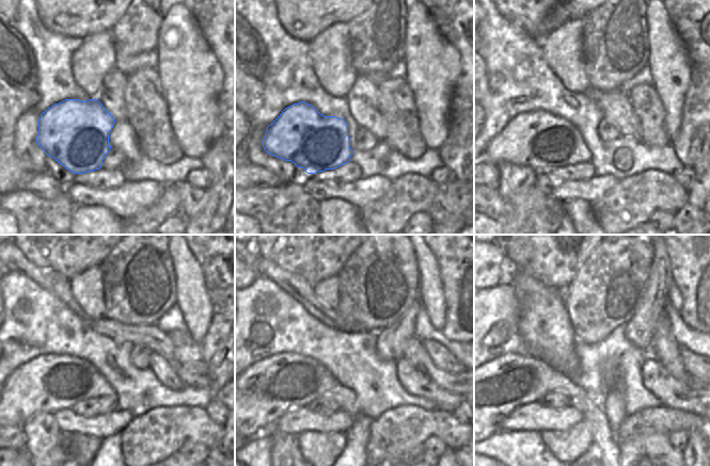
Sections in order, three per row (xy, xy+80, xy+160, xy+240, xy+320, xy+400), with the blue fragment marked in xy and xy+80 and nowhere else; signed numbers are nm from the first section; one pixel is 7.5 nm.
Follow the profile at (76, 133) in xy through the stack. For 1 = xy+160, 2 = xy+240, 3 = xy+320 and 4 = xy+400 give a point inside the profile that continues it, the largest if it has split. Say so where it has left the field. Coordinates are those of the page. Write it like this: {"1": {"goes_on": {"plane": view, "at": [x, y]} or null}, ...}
{"1": {"goes_on": {"plane": "xy+160", "at": [539, 140]}}, "2": {"goes_on": {"plane": "xy+240", "at": [48, 383]}}, "3": {"goes_on": {"plane": "xy+320", "at": [269, 388]}}, "4": {"goes_on": {"plane": "xy+400", "at": [495, 388]}}}

